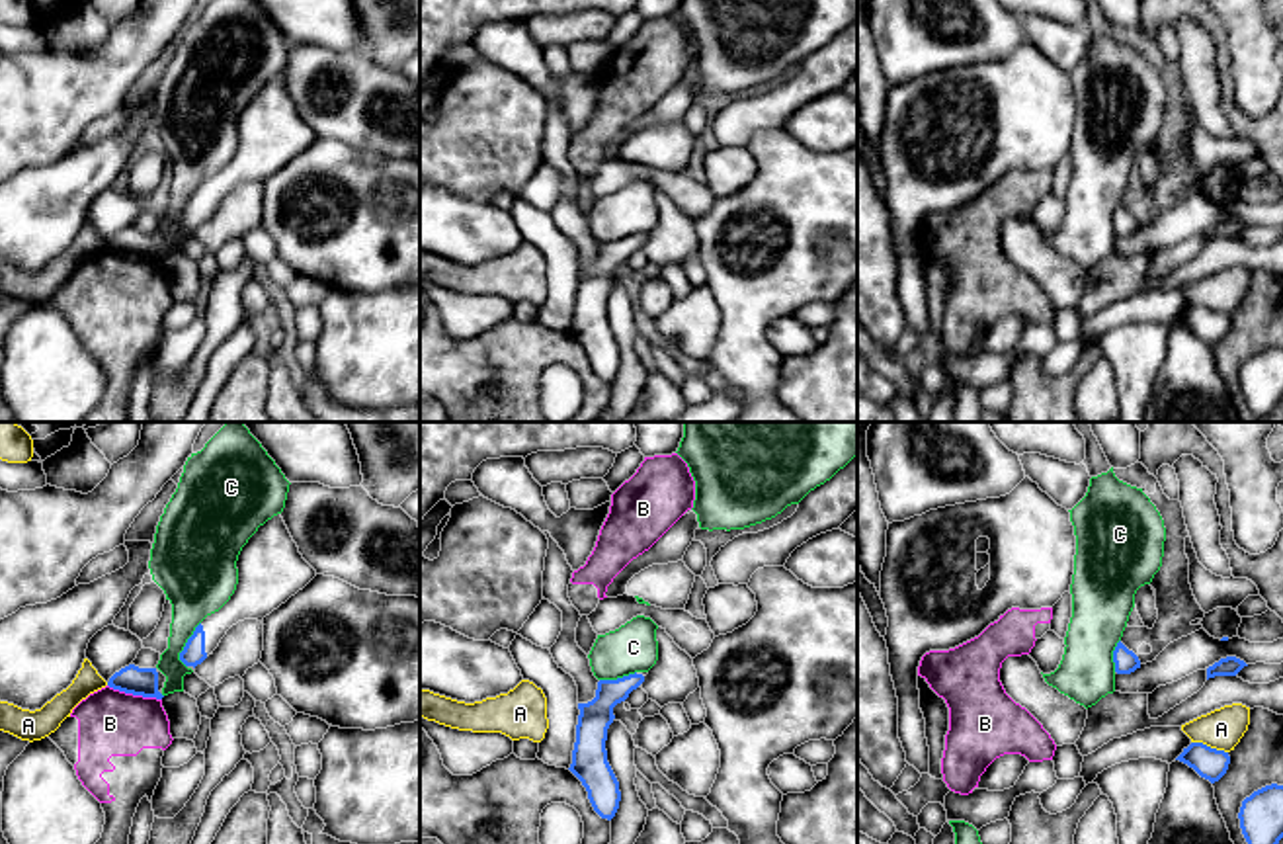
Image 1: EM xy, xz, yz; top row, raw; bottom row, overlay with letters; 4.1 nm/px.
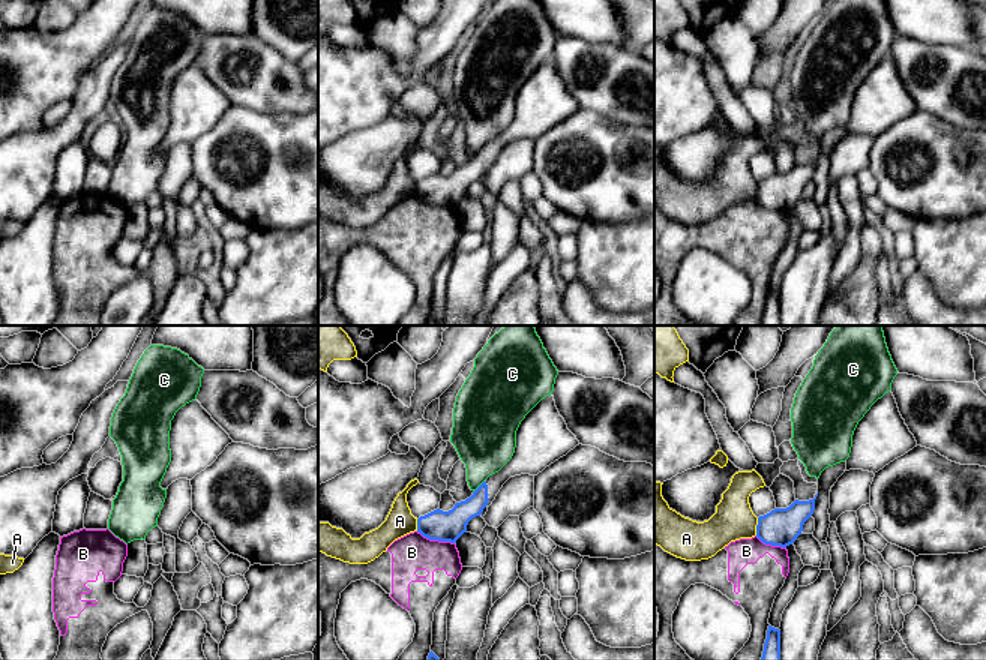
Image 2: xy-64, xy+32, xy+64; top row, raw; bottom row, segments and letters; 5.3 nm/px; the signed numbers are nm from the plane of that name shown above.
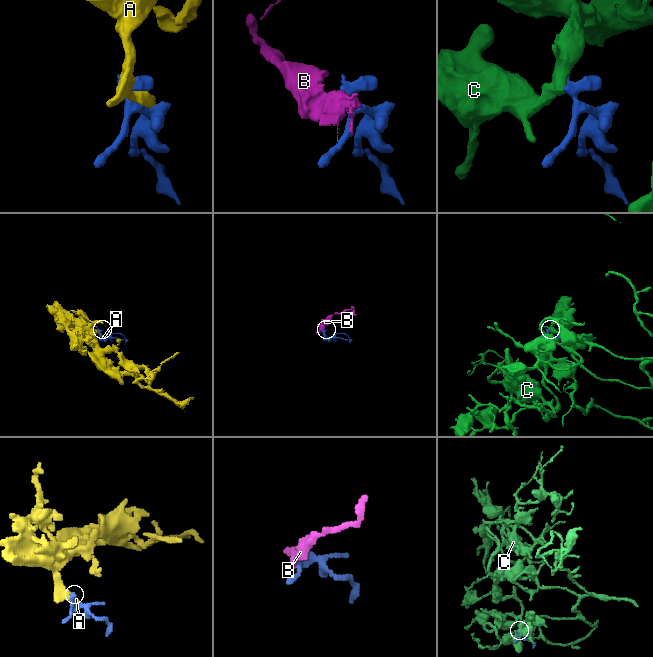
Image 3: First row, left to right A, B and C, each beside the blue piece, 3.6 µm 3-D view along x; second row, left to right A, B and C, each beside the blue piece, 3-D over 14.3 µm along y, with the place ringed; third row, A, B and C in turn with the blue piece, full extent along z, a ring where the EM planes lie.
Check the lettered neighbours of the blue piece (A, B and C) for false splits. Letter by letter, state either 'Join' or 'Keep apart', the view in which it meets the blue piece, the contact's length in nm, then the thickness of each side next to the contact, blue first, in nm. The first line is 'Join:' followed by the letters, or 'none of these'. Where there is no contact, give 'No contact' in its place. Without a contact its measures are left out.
Join: none of these
A: Keep apart. Touches blue in yz. Shared border 160 nm. Thickness 130 nm (blue) against 170 nm
B: Keep apart. Touches blue in xy. Shared border 240 nm. Thickness 120 nm (blue) against 280 nm
C: Keep apart. Touches blue in xy. Shared border 200 nm. Thickness 100 nm (blue) against 260 nm

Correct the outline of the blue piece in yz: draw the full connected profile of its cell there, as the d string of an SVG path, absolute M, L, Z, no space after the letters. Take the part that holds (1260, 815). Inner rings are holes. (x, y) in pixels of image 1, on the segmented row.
M1271 783L1242 801L1240 828L1248 844L1279 844L1283 838L1283 785Z

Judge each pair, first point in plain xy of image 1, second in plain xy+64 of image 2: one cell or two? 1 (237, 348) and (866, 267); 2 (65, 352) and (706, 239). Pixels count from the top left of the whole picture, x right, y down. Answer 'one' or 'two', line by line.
1: two
2: two

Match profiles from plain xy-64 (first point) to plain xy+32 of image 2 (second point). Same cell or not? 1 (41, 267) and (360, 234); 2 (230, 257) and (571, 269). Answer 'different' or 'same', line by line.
1: different
2: different

